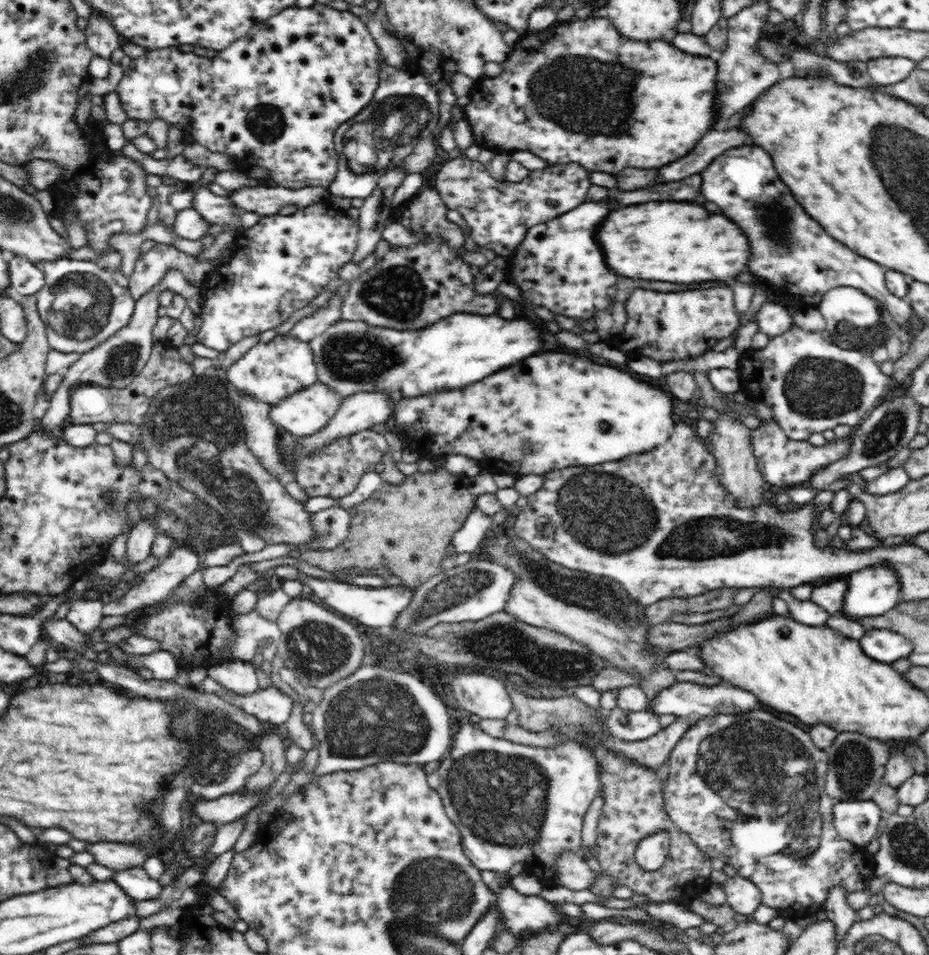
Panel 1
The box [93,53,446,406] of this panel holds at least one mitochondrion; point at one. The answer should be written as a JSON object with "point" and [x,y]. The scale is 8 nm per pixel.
{"point":[387,132]}

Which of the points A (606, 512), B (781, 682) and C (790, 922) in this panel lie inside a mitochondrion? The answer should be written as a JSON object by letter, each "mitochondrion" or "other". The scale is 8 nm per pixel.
{"A":"mitochondrion","B":"other","C":"other"}

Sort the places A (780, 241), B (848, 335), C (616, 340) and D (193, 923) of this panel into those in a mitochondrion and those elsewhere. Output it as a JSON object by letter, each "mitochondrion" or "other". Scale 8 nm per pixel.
{"A":"mitochondrion","B":"mitochondrion","C":"other","D":"other"}

